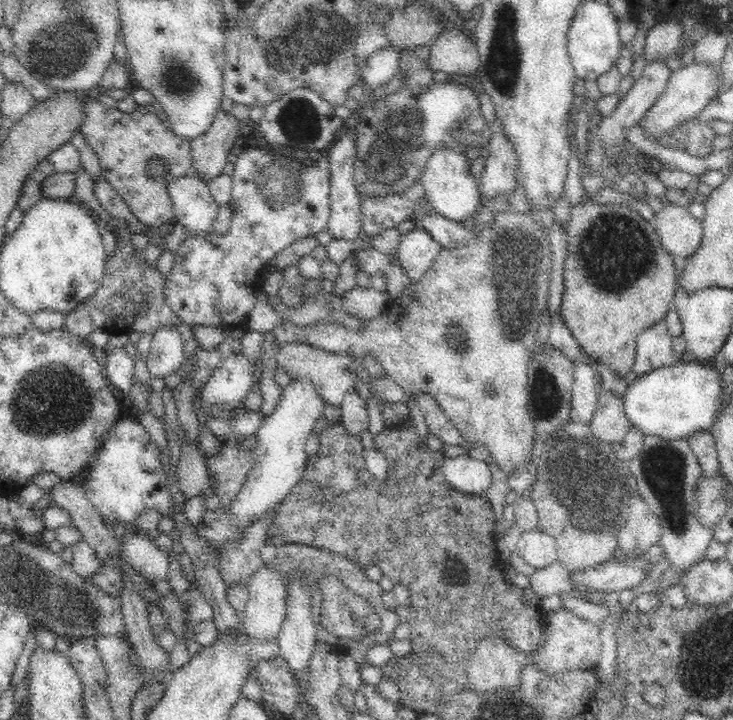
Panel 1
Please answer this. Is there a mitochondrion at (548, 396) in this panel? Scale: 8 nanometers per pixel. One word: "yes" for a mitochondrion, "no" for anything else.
yes

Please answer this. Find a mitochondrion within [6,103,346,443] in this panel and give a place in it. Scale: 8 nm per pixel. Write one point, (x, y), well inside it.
(51, 402)

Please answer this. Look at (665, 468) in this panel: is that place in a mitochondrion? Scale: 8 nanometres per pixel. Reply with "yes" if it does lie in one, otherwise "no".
yes

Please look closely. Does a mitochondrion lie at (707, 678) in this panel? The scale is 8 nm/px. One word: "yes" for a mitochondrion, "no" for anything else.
yes

